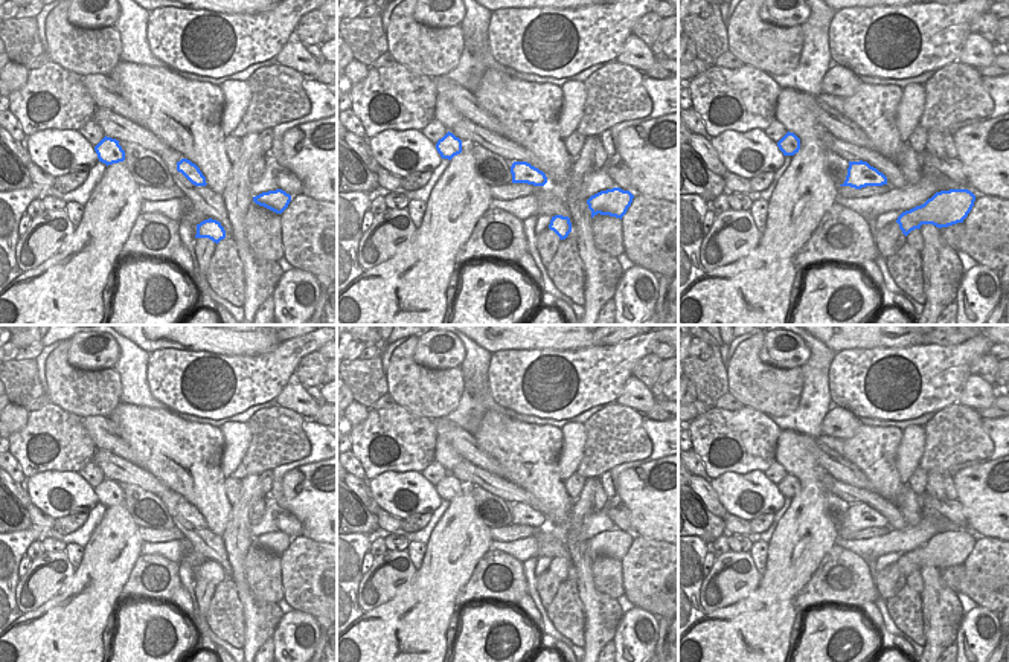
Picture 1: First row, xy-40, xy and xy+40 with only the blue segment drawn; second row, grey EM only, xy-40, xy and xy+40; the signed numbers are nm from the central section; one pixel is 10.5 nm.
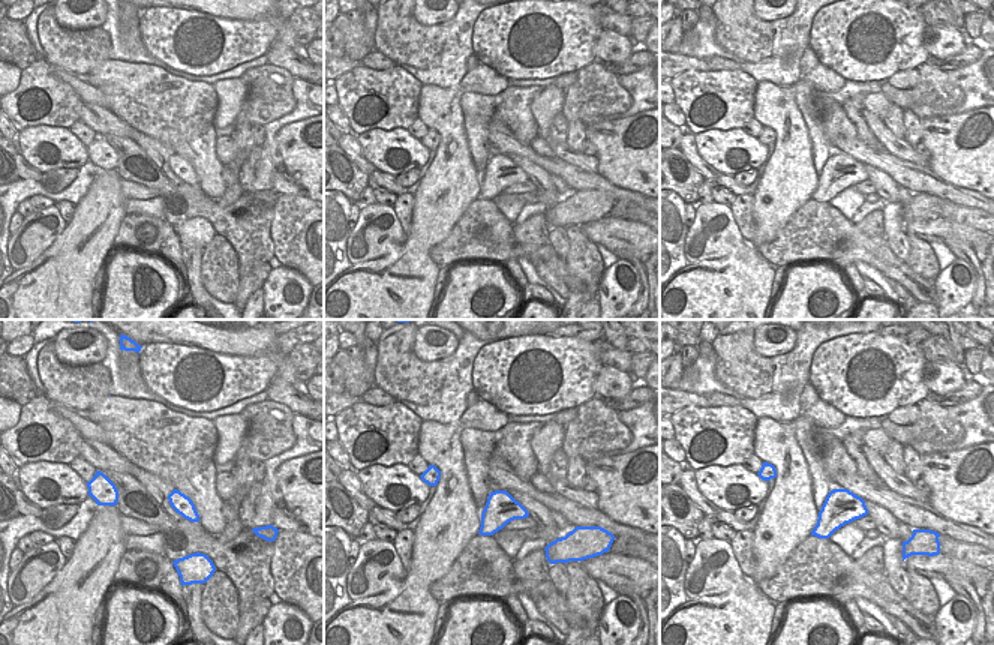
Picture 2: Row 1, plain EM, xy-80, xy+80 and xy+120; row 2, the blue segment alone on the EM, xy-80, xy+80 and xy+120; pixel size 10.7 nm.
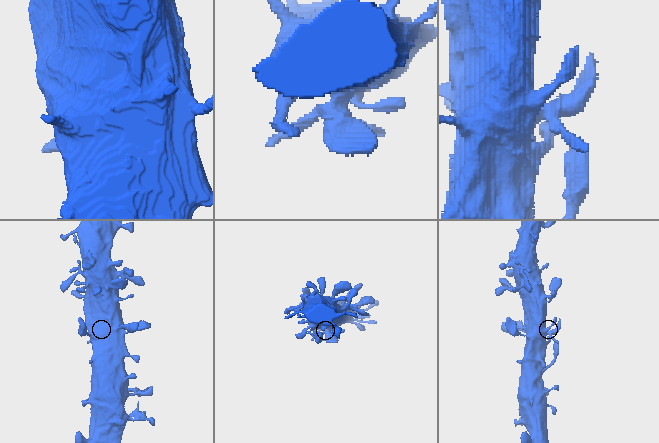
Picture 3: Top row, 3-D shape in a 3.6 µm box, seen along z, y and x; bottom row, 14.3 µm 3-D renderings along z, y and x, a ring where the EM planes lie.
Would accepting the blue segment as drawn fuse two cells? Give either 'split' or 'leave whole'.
leave whole

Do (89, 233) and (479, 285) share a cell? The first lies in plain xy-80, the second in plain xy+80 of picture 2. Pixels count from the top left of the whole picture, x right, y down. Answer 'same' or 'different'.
different

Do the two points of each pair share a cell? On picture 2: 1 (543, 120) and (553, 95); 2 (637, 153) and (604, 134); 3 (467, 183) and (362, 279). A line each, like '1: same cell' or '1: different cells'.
1: same cell
2: same cell
3: same cell

